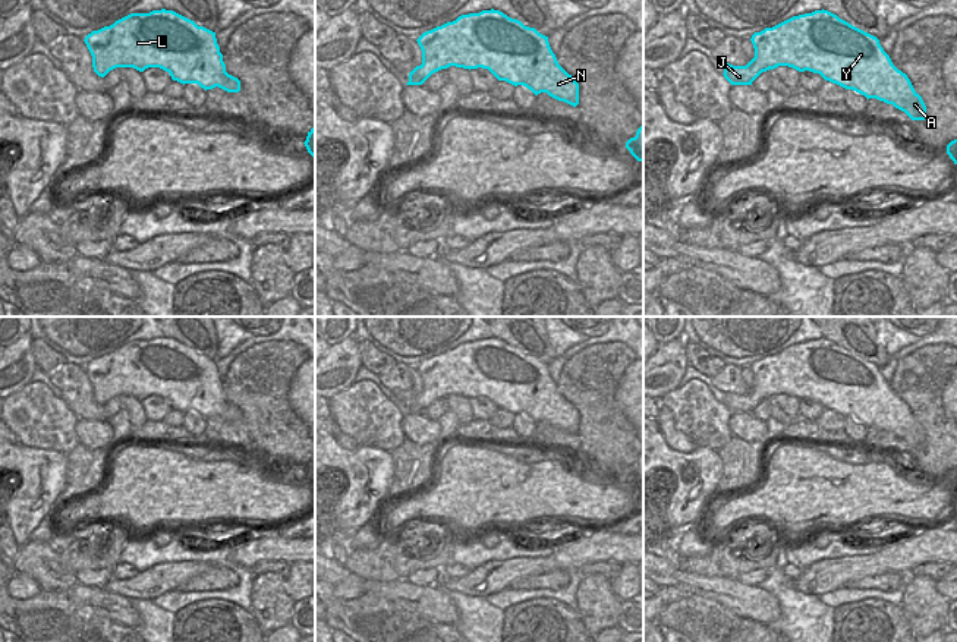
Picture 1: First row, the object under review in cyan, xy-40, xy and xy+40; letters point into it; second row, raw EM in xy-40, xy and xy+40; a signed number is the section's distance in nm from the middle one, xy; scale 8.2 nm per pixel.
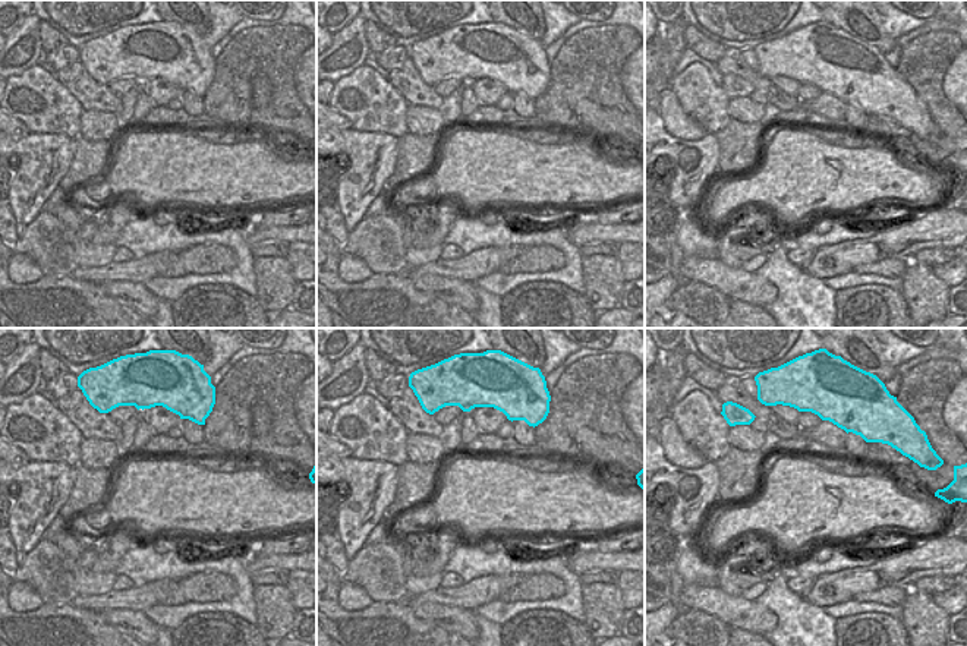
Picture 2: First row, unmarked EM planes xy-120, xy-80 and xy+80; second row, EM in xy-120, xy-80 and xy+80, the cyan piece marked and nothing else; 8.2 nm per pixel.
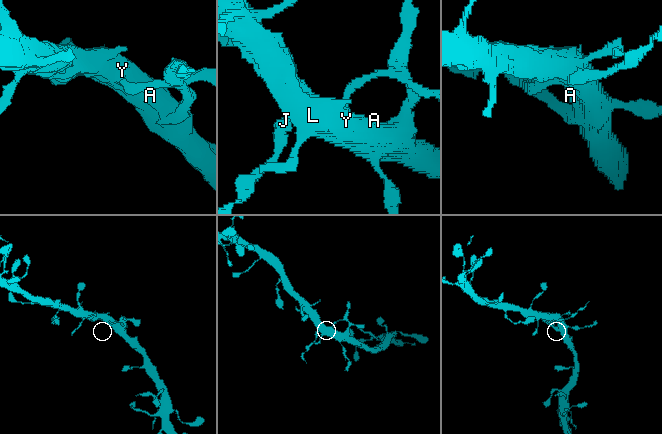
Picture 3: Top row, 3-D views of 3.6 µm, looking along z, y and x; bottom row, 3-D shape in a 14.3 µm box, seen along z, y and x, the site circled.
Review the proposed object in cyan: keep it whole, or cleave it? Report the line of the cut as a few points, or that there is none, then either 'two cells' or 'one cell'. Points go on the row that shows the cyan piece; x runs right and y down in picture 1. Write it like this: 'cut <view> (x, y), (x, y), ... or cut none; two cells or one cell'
cut xy+40 (749, 62), (754, 79); two cells

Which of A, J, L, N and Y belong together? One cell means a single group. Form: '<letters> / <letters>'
A L N Y / J

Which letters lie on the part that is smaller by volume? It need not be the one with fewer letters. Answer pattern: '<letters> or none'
J

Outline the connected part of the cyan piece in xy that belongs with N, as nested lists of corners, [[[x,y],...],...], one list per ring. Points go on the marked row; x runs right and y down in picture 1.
[[[500,10],[462,15],[453,22],[424,32],[416,41],[422,50],[421,75],[425,76],[425,81],[432,73],[450,66],[469,70],[482,67],[488,69],[498,81],[514,86],[523,85],[535,95],[547,92],[573,107],[579,104],[579,84],[558,64],[548,37]]]

